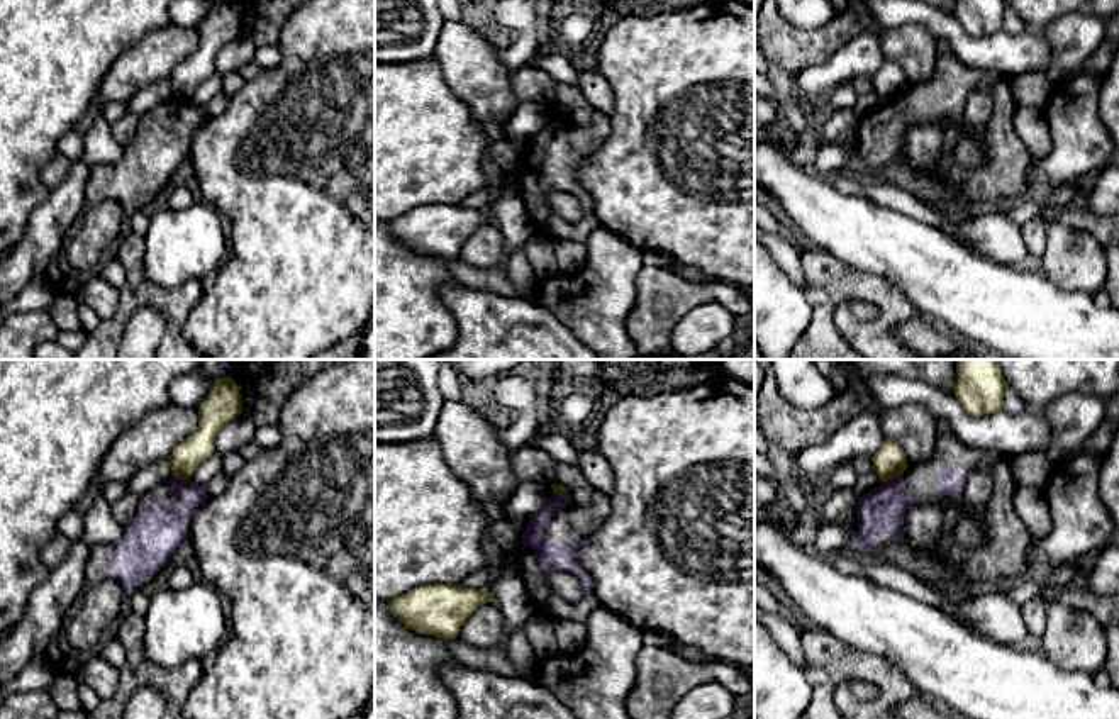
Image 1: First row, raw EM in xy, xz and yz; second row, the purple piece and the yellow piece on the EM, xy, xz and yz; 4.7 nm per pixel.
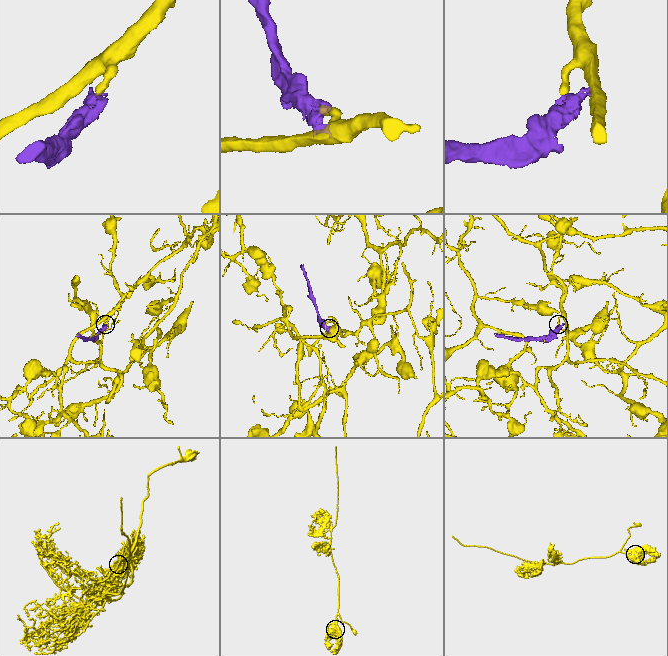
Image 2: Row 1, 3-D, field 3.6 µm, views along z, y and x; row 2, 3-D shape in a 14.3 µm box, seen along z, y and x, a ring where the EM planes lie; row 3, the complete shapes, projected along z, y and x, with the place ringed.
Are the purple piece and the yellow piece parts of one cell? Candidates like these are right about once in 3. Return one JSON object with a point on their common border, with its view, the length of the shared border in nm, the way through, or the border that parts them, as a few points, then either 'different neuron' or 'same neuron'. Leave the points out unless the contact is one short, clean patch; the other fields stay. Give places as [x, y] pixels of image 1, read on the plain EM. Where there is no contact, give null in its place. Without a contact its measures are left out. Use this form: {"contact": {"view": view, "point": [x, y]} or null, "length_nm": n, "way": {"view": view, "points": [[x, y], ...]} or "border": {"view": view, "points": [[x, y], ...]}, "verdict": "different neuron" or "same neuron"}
{"contact": {"view": "yz", "point": [894, 99]}, "length_nm": 100, "border": {"view": "yz", "points": [[901, 94], [884, 102]]}, "verdict": "different neuron"}

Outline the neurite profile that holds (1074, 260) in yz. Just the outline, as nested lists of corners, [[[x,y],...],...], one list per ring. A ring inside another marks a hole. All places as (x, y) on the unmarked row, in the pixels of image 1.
[[[1051,220],[1041,265],[1046,278],[1061,290],[1094,295],[1105,287],[1105,248],[1080,227]]]

